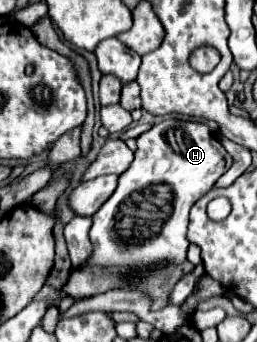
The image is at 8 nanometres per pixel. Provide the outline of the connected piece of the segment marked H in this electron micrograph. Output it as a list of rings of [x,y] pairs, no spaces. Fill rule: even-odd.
[[[166,119],[142,133],[136,139],[136,147],[138,149],[130,169],[120,175],[116,191],[92,217],[92,255],[78,269],[72,269],[70,279],[60,289],[60,297],[72,297],[74,301],[94,297],[112,289],[120,289],[122,285],[132,283],[136,277],[142,277],[146,271],[156,271],[160,265],[182,265],[190,245],[186,239],[190,207],[226,173],[226,159],[230,169],[230,157],[226,149],[204,123]],[[152,183],[154,187],[148,187]],[[144,187],[146,191],[142,191]],[[132,191],[138,199],[142,199],[142,221],[148,221],[148,237],[134,239],[134,243],[146,241],[142,247],[122,247],[122,243],[114,239],[114,215],[118,213],[118,203],[122,203],[126,195],[132,197]]]

